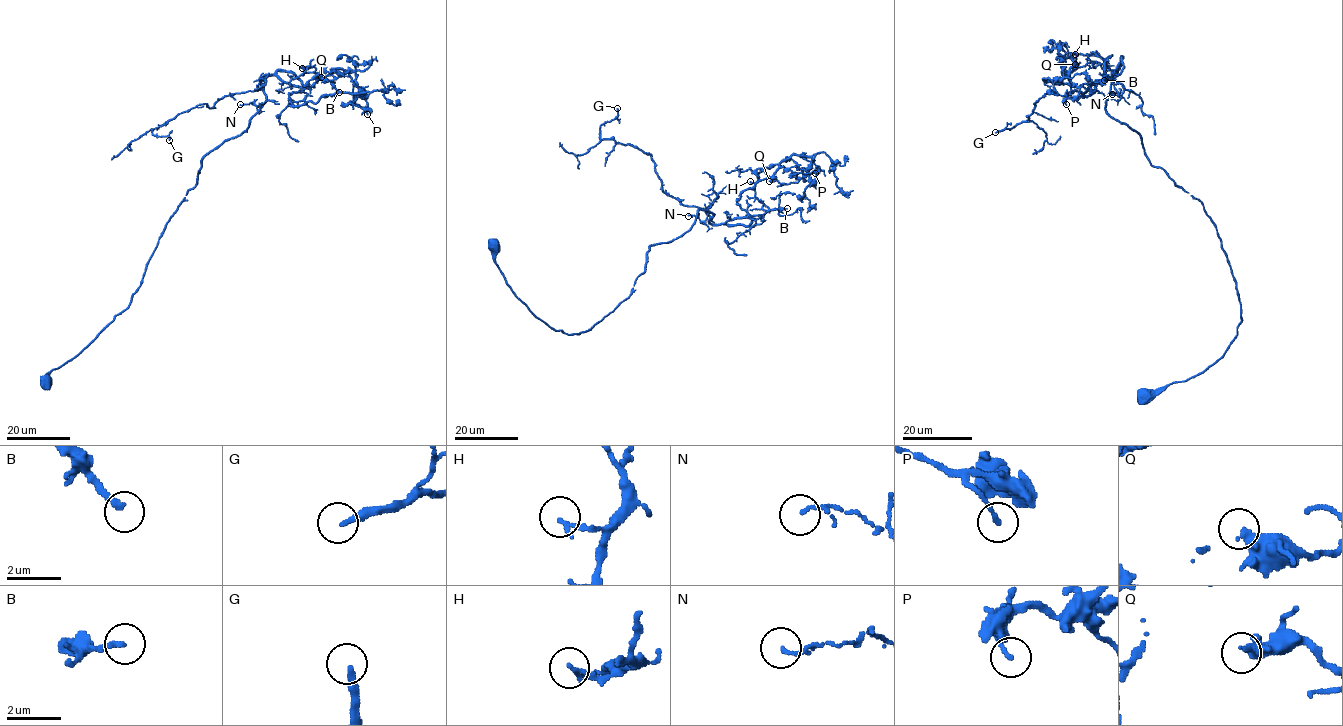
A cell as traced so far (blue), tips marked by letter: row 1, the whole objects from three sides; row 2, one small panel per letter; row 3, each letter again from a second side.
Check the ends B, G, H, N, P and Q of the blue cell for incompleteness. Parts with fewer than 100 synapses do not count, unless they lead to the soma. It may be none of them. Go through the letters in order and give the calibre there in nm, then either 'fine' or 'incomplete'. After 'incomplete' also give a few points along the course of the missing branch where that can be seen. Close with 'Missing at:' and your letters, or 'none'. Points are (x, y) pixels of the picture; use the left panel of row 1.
B: 190 nm thick; fine
G: 240 nm thick; fine
H: 150 nm thick; fine
N: 130 nm thick; fine
P: 160 nm thick; fine
Q: 440 nm thick; fine
Missing at: none

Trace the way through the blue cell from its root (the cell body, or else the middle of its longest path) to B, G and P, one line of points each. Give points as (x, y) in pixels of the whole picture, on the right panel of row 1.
B: (1144, 393), (1214, 364), (1241, 305), (1202, 203), (1105, 109), (1121, 62), (1104, 80)
G: (1144, 393), (1202, 373), (1237, 334), (1215, 223), (1108, 113), (1112, 77), (1046, 93), (995, 132)
P: (1144, 393), (1222, 356), (1236, 283), (1202, 203), (1105, 109), (1122, 63), (1086, 96), (1045, 81), (1066, 104)

